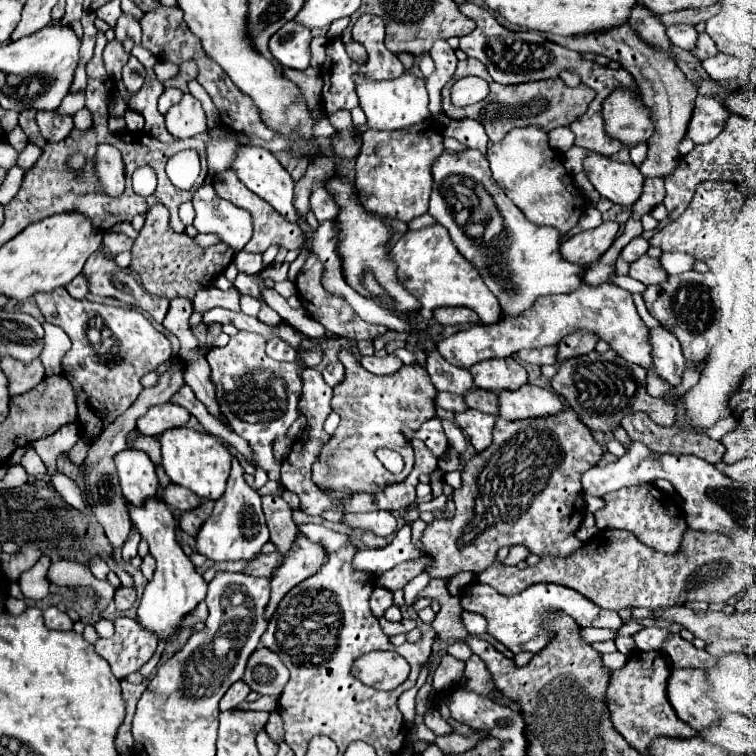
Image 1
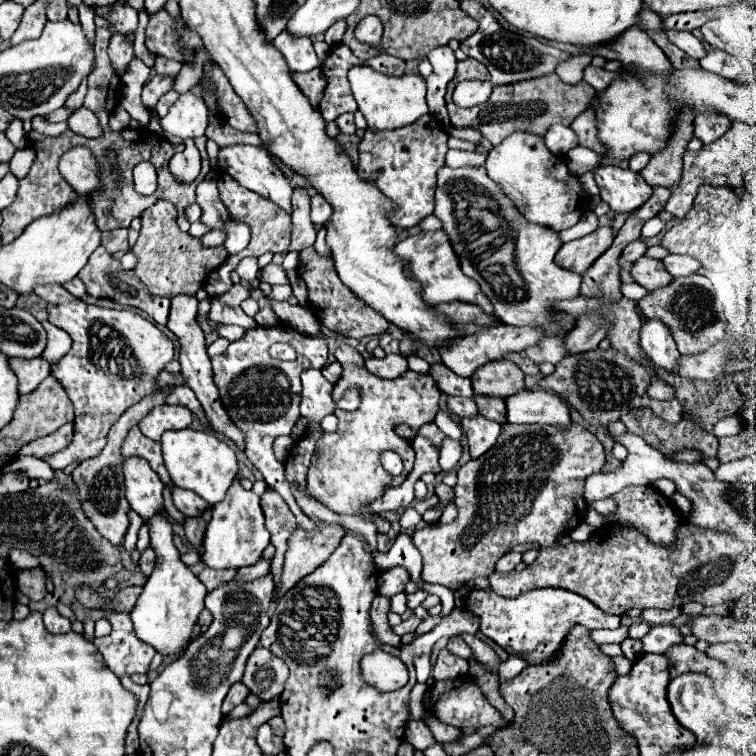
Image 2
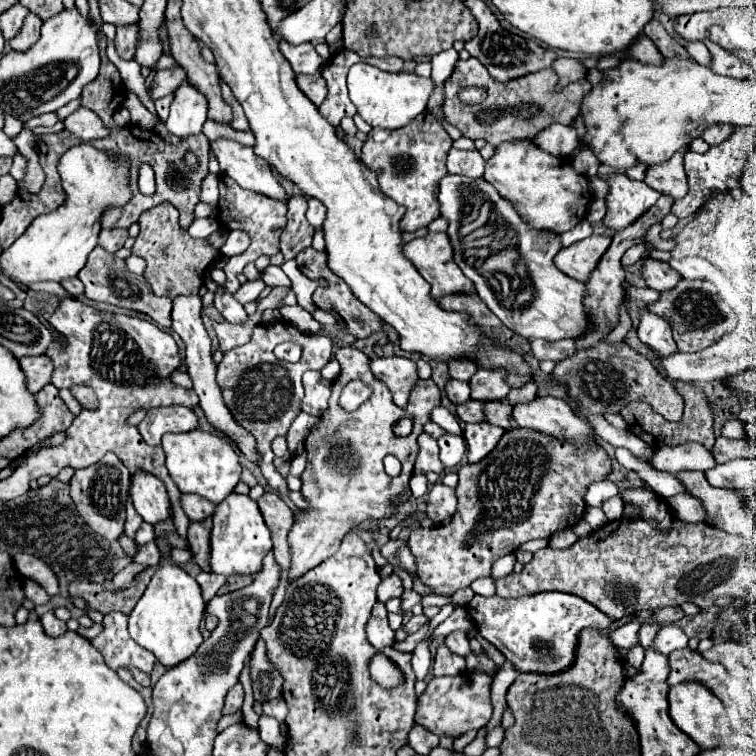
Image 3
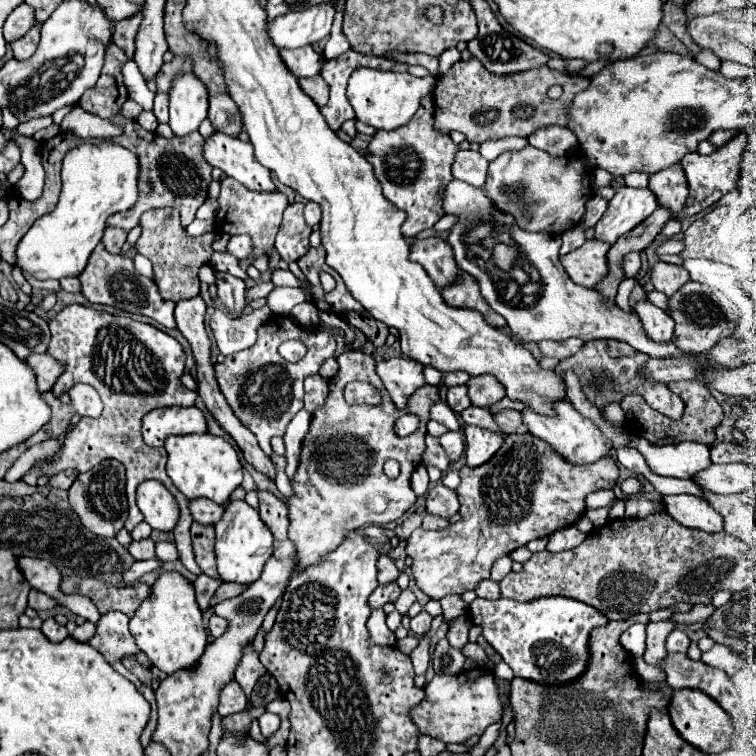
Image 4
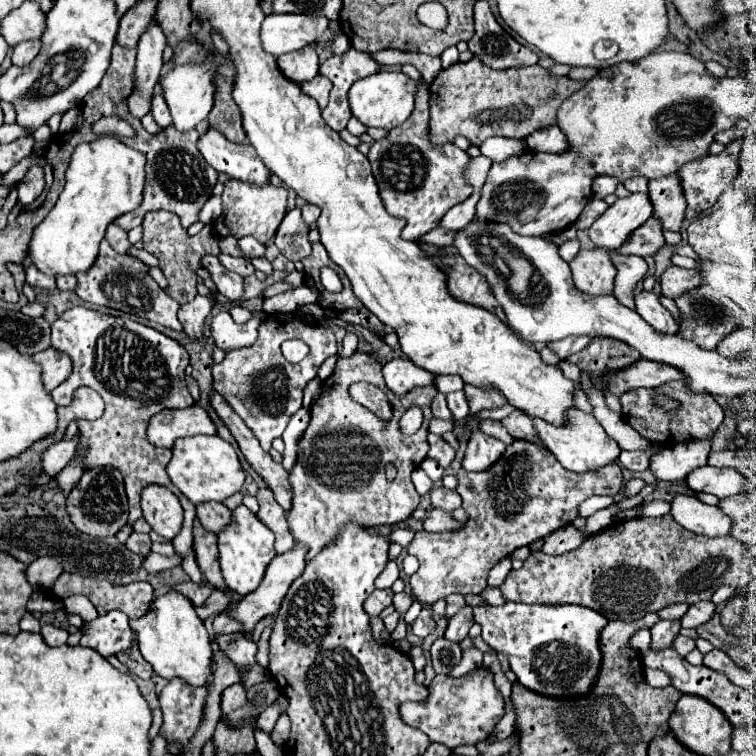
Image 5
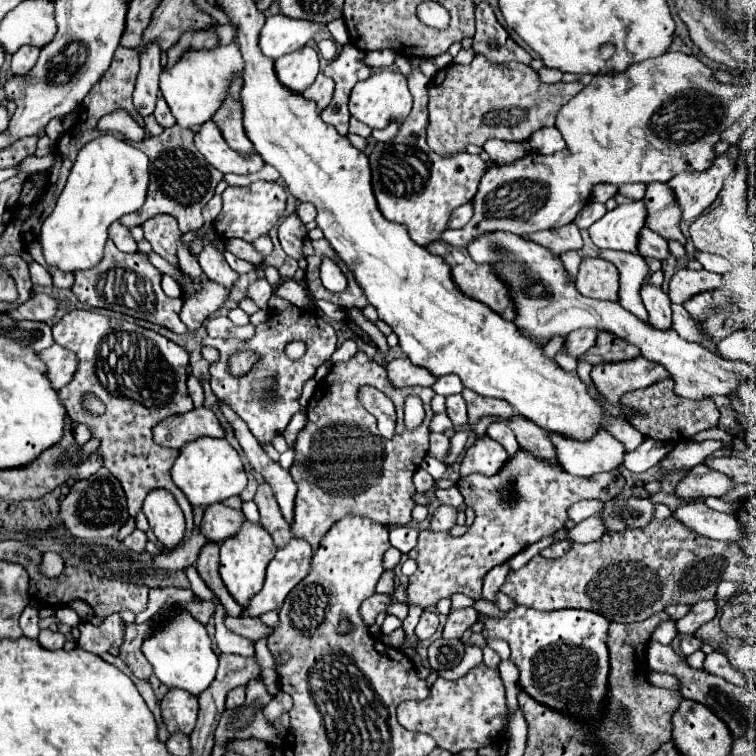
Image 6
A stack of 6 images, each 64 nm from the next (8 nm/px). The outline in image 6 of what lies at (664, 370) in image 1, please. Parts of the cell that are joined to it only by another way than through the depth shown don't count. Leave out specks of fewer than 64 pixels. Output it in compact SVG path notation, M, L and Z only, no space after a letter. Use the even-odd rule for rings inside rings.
M644 282L642 284L642 300L644 300L644 306L650 314L650 324L656 326L658 330L670 330L670 324L672 324L672 310L670 310L670 298L668 294L660 288L660 286L654 286L654 284L648 284Z

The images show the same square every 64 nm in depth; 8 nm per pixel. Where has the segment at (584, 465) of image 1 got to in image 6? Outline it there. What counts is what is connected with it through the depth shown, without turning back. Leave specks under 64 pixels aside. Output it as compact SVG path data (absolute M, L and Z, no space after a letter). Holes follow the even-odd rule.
M520 450L508 460L500 474L472 474L460 478L458 488L466 500L466 506L476 510L476 520L468 532L458 538L450 532L420 532L418 544L408 554L418 564L418 570L410 576L410 584L406 588L408 606L436 606L440 598L450 598L458 592L478 600L482 594L482 580L494 566L508 562L542 536L558 532L568 520L568 508L574 502L590 498L612 500L618 496L624 488L624 478L618 470L592 478L570 476L562 468L550 466Z

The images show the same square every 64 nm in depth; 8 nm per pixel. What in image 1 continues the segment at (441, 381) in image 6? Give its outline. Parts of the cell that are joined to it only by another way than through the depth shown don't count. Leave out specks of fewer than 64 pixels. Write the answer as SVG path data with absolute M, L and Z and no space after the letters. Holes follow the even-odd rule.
M582 284L572 294L560 294L560 296L544 296L540 298L528 312L524 312L518 318L506 318L502 316L496 324L478 324L468 330L460 330L450 338L444 338L438 344L438 352L448 360L450 364L458 368L470 368L482 360L490 358L506 358L516 354L524 348L544 348L548 344L558 344L566 334L576 330L590 330L600 336L600 340L608 342L614 352L618 352L624 360L640 364L647 370L646 388L648 393L656 398L675 394L678 397L692 386L697 384L701 375L701 368L691 364L686 368L679 387L671 387L662 380L654 371L652 364L652 348L648 344L648 326L642 322L642 318L636 312L636 306L632 302L632 294L624 292L616 284L602 284L602 286L586 286Z

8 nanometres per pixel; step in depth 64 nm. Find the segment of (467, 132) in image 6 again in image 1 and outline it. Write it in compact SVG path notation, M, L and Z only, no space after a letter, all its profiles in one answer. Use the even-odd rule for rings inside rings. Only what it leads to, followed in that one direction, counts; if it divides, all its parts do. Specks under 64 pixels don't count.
M468 58L464 62L458 62L456 74L452 76L452 80L444 86L442 90L442 106L446 116L450 116L452 120L464 120L464 118L472 118L476 122L480 122L488 134L488 138L492 142L500 142L512 128L518 126L538 126L544 132L550 132L556 126L570 126L578 116L582 116L588 110L588 104L594 100L596 92L584 84L576 86L576 88L568 88L560 78L548 78L548 80L536 80L536 82L524 82L524 84L514 84L514 86L502 86L496 84L486 66L476 60L476 58ZM464 76L480 76L486 78L486 82L490 84L490 96L474 106L466 106L466 108L456 108L450 102L450 88L454 86L454 82L458 82L458 78Z

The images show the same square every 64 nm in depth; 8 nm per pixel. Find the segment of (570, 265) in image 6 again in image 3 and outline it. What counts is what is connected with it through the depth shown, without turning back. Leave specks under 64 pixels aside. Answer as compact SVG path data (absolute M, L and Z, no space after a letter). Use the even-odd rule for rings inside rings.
M582 220L580 224L576 224L570 232L562 234L562 246L570 246L580 242L582 238L588 238L592 234L592 224L586 224L586 220Z

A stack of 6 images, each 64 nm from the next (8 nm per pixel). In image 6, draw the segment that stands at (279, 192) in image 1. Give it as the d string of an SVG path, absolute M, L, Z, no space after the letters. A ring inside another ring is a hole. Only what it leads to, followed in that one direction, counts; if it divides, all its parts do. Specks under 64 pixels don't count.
M206 122L202 124L200 132L196 132L194 136L194 144L200 150L200 154L220 172L228 174L252 174L258 172L264 162L262 158L256 154L254 158L242 158L238 152L234 152L226 140L222 138L222 132L218 130L218 126L214 122Z

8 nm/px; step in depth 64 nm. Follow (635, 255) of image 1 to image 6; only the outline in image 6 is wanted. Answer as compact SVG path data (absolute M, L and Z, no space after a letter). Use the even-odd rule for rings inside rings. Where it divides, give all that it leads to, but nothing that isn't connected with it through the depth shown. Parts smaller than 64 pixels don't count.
M600 250L600 258L612 262L618 272L620 272L620 304L634 316L642 318L642 322L648 322L646 308L642 308L642 298L640 298L640 286L646 280L648 266L642 256L632 256L628 252L618 252L618 250Z

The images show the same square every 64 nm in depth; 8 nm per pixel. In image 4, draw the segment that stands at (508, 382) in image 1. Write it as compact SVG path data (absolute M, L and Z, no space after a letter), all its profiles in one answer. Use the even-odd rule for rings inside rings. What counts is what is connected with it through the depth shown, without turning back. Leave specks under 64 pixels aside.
M476 376L468 380L468 398L478 408L488 408L506 396L506 390L494 376Z

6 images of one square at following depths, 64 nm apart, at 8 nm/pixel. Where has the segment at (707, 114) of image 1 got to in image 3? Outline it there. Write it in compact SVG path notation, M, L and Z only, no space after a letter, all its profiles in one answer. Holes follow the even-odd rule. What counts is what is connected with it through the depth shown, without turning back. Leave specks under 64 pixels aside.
M716 124L716 126L708 128L708 130L702 134L702 138L704 138L710 146L716 146L716 144L724 142L728 136L730 136L730 124Z

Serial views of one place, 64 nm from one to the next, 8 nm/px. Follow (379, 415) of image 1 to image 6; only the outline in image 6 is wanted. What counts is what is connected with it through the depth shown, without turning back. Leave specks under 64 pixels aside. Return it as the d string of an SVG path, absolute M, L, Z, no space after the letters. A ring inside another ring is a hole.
M358 352L354 358L350 358L348 362L338 362L330 368L330 374L318 382L316 392L308 404L306 416L308 422L304 426L304 430L298 434L296 442L294 442L294 464L290 468L290 474L294 478L294 482L298 484L298 494L296 494L296 514L294 514L294 524L292 524L292 532L294 536L304 538L314 550L318 548L322 536L330 530L330 526L334 522L338 522L342 516L346 514L354 514L354 516L368 516L372 520L376 520L378 524L384 526L404 526L412 520L412 508L414 508L414 500L412 494L416 492L412 476L418 470L420 462L424 460L424 456L428 454L428 424L434 416L432 408L430 408L430 400L434 398L434 390L432 388L422 388L422 386L414 386L414 388L394 388L390 386L390 380L386 376L386 368L376 364L374 360L368 360L368 356L364 352ZM360 386L374 386L378 390L382 390L396 406L396 414L398 414L398 426L396 426L396 436L392 440L386 440L376 426L376 418L362 406L362 402L358 400L358 390ZM406 396L420 396L426 408L426 420L422 422L422 426L408 430L402 422L402 406L404 406L404 398ZM326 490L360 490L356 494L330 494Z

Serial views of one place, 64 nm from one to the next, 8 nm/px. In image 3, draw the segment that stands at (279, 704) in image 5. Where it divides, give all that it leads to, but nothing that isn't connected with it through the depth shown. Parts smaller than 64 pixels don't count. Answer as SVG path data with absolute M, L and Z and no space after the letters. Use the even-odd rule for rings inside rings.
M260 716L260 738L272 748L284 748L286 740L280 740L280 722L270 716Z

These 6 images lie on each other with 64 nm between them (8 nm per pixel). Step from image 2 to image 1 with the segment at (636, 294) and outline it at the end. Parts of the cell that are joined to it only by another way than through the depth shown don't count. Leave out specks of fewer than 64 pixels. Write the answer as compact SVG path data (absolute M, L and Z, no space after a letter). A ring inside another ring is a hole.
M614 274L612 280L614 280L614 284L620 284L620 288L624 288L626 292L632 292L632 294L642 294L646 290L644 284L640 284L638 280L632 280L630 276L618 276L618 274Z

